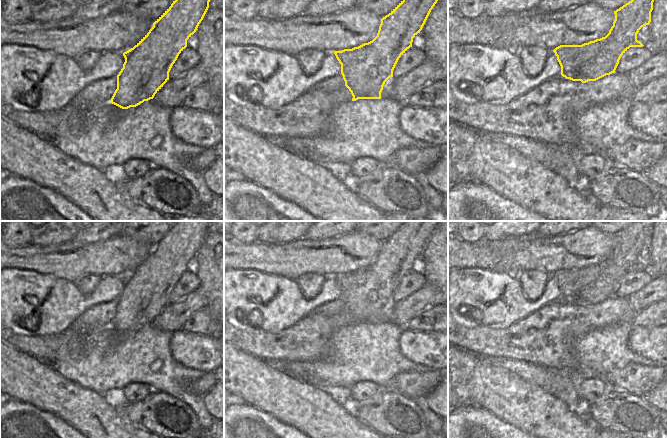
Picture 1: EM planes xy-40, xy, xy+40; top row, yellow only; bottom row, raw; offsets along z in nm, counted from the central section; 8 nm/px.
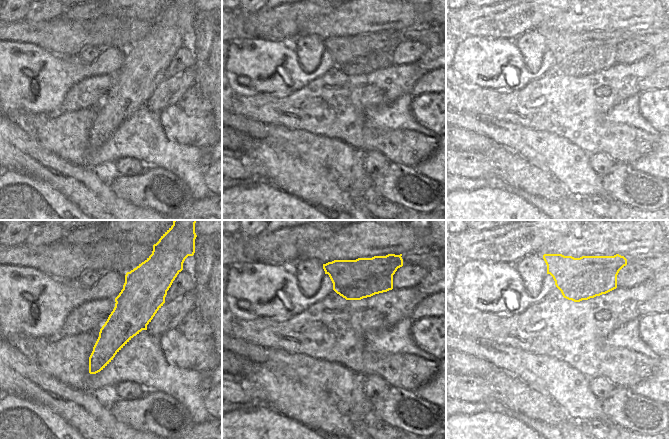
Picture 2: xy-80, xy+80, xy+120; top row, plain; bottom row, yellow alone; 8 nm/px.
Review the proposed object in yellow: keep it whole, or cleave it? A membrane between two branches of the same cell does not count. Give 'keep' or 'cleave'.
cleave

